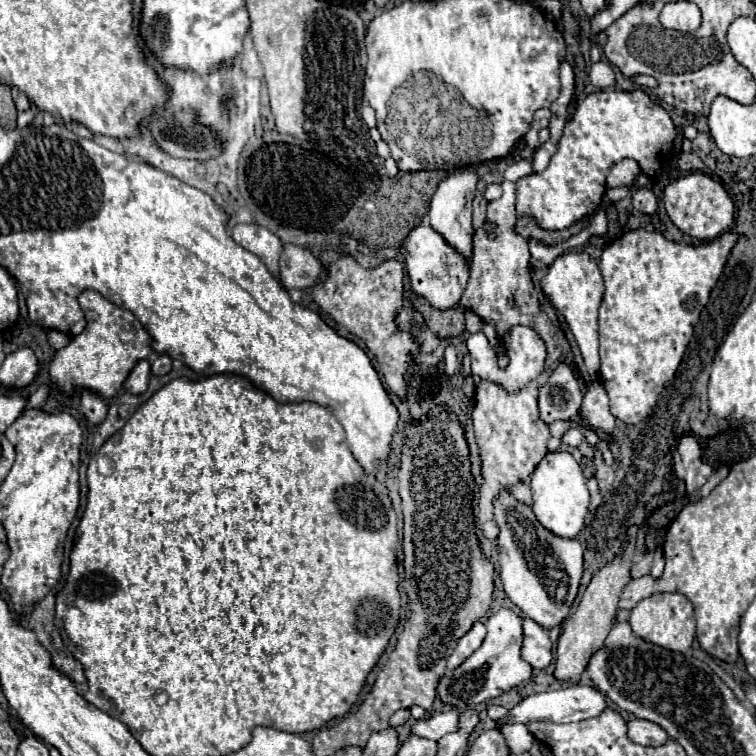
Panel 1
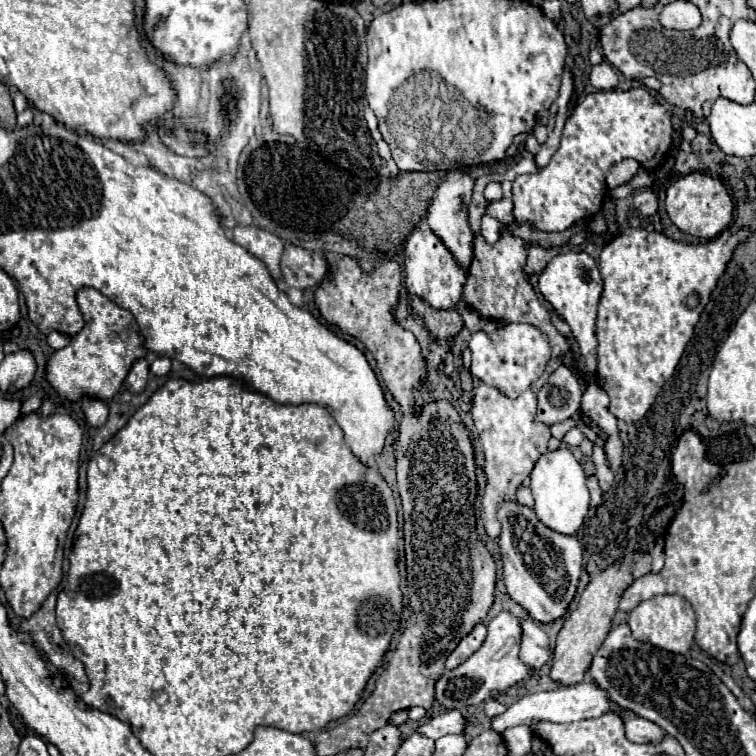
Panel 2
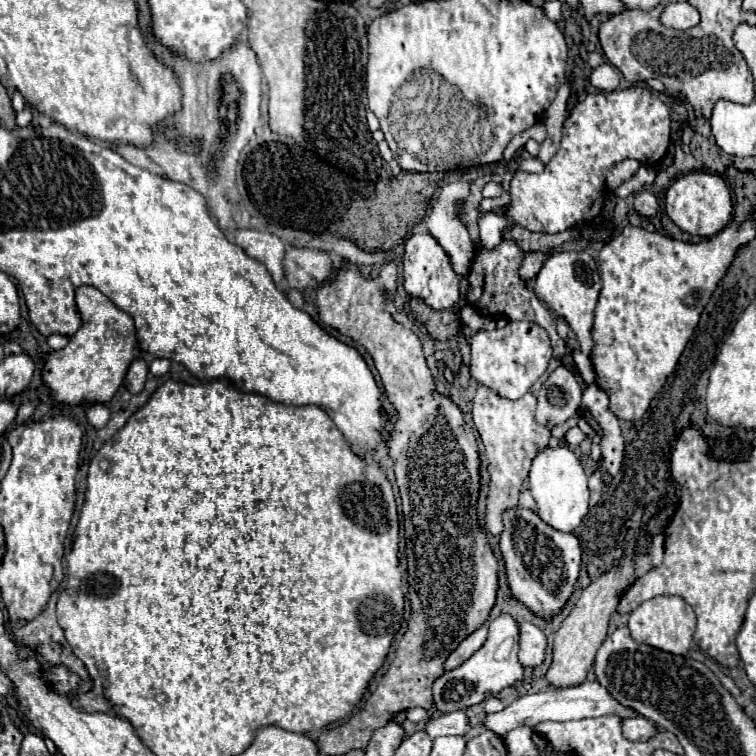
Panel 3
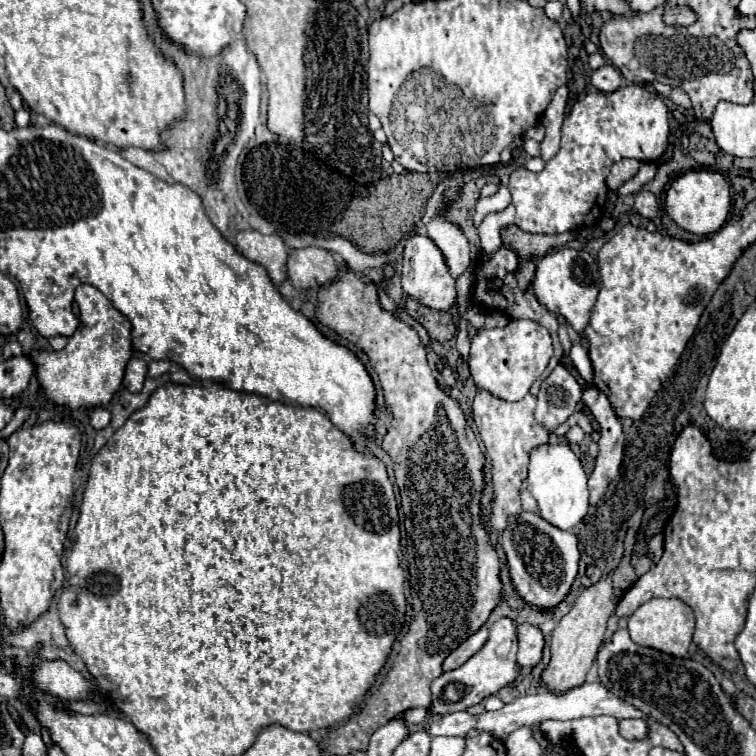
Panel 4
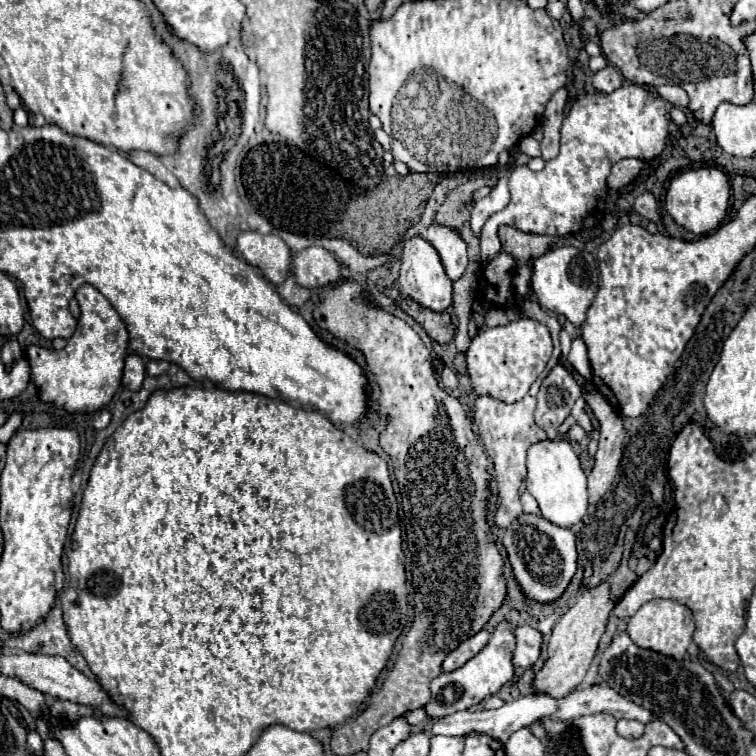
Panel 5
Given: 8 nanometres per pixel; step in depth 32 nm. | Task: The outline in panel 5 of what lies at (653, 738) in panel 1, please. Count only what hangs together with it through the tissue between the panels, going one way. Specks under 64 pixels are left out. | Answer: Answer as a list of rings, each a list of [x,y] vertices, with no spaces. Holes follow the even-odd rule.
[[[618,720],[616,730],[624,738],[636,738],[644,734],[644,724],[640,724],[638,720]]]

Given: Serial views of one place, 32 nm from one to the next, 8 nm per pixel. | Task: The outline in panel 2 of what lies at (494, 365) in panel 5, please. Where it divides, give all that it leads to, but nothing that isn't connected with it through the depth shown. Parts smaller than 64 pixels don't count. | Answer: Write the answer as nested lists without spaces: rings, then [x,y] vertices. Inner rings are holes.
[[[508,324],[506,328],[498,332],[504,332],[504,340],[496,336],[490,338],[482,330],[470,336],[468,340],[468,348],[472,350],[470,372],[472,376],[480,378],[482,382],[490,386],[504,388],[504,394],[514,398],[522,394],[524,390],[528,390],[530,384],[544,372],[546,362],[550,358],[550,346],[548,346],[546,336],[530,324]]]

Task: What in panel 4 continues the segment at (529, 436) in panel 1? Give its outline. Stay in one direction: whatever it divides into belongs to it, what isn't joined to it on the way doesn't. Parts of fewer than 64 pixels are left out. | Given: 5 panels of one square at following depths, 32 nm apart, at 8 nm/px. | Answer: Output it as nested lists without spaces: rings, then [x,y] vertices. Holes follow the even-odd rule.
[[[478,390],[474,404],[472,404],[472,418],[480,432],[480,438],[486,446],[486,458],[490,460],[492,468],[492,504],[490,504],[490,518],[488,526],[492,532],[502,532],[506,528],[506,518],[510,514],[520,512],[520,488],[522,482],[528,476],[528,456],[532,454],[532,448],[538,448],[540,444],[548,444],[548,430],[534,420],[534,408],[536,398],[524,396],[524,400],[518,402],[506,402],[492,392]]]

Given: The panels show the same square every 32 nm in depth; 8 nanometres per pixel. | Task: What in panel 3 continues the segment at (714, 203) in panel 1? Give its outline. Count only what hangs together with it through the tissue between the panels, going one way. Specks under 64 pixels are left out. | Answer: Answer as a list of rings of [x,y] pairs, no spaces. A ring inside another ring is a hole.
[[[689,172],[676,178],[674,184],[666,190],[664,206],[670,220],[680,230],[702,238],[716,236],[716,232],[726,228],[728,222],[732,220],[732,198],[726,182],[720,176],[706,172]]]

